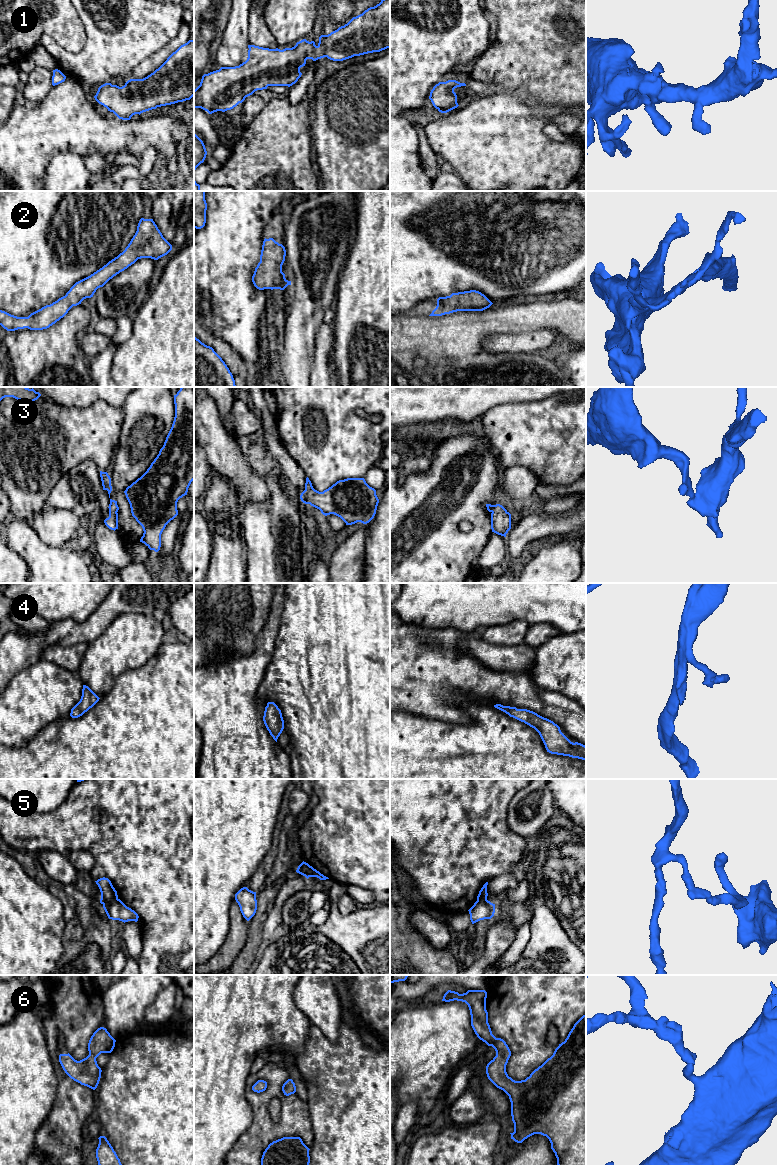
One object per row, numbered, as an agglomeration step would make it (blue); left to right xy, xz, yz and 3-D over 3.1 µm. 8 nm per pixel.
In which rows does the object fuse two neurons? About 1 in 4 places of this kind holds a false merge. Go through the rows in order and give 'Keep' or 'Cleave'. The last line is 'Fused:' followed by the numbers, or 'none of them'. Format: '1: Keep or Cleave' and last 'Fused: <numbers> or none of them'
1: Keep
2: Keep
3: Cleave
4: Keep
5: Cleave
6: Keep
Fused: 3, 5

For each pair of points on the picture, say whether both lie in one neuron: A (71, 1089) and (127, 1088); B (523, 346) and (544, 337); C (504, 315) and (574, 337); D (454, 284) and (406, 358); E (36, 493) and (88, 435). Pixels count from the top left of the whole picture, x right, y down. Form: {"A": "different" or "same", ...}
{"A": "different", "B": "same", "C": "same", "D": "different", "E": "same"}

